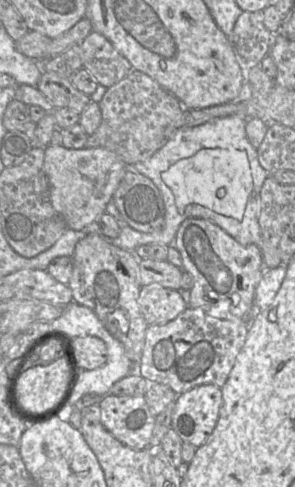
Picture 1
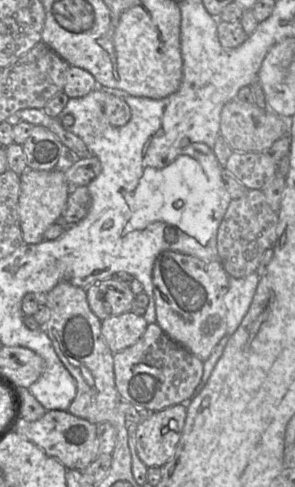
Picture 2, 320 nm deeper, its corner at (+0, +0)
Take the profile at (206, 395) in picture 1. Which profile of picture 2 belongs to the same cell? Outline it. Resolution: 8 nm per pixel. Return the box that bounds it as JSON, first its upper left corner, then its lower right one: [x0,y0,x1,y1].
[135,404,187,467]

